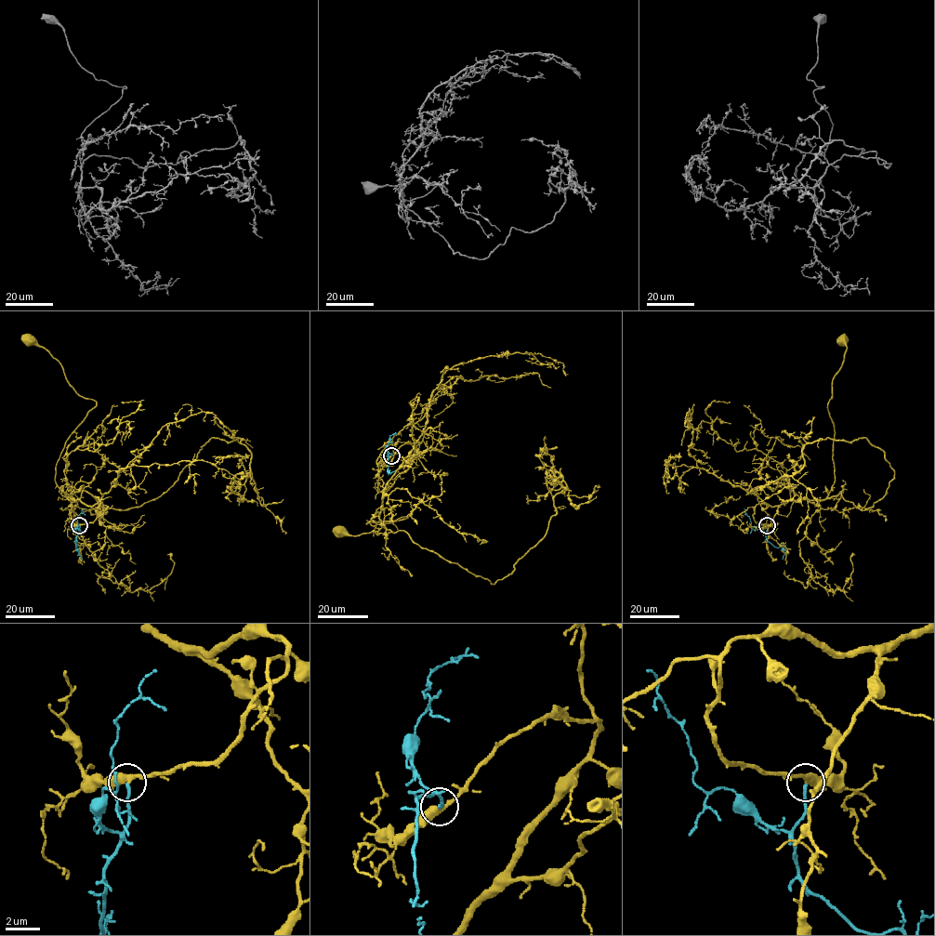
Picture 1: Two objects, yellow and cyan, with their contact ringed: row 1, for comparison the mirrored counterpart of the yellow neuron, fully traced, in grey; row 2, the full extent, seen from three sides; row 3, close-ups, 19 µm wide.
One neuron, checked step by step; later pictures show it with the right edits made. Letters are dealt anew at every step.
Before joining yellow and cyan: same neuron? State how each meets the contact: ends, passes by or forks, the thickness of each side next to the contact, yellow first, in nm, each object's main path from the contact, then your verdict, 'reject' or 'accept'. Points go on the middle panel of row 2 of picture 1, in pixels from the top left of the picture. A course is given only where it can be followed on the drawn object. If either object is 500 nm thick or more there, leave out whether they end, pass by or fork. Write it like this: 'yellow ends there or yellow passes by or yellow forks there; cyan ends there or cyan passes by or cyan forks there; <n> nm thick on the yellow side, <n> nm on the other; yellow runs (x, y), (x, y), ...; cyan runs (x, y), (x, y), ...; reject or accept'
yellow passes by; cyan ends there; 360 nm thick on the yellow side, 180 nm on the other; yellow runs (391, 455), (414, 443), (388, 482), (380, 512), (366, 524), (407, 517), (380, 520), (357, 535), (339, 532); cyan runs (391, 455), (388, 454), (388, 470), (389, 473), (394, 470); accept

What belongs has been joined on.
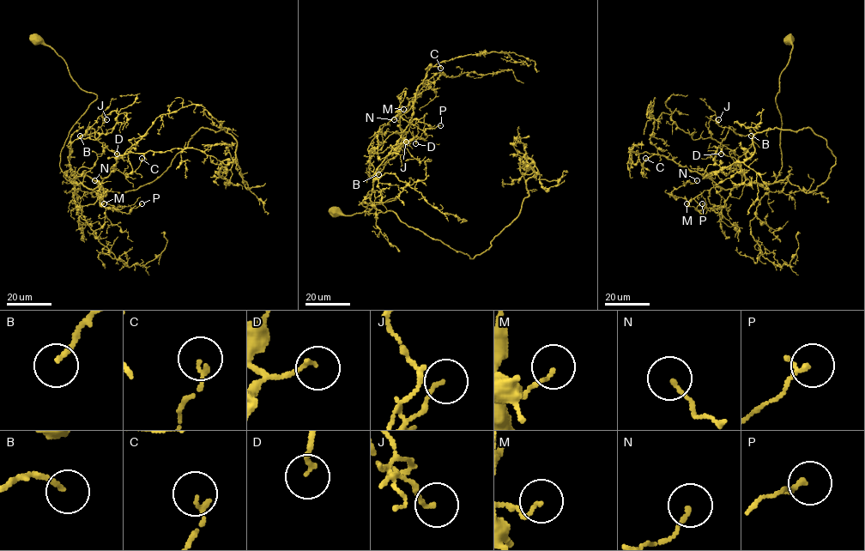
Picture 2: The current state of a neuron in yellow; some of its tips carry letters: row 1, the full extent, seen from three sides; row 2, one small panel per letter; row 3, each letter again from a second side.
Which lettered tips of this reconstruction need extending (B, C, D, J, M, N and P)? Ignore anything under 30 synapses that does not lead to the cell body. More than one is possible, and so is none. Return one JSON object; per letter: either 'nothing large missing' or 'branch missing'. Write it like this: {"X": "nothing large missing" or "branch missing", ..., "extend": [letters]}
{"B": "nothing large missing", "C": "nothing large missing", "D": "nothing large missing", "J": "nothing large missing", "M": "nothing large missing", "N": "nothing large missing", "P": "nothing large missing", "extend": []}

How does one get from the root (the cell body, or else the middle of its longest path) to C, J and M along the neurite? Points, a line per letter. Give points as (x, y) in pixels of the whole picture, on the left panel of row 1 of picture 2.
C: (36, 39), (96, 95), (62, 149), (63, 176), (93, 190), (120, 155), (128, 155), (132, 172), (142, 158)
J: (36, 39), (96, 95), (60, 153), (72, 184), (69, 147), (99, 116), (106, 119)
M: (36, 39), (63, 59), (81, 89), (96, 95), (69, 131), (60, 167), (72, 184), (102, 187), (104, 203)

